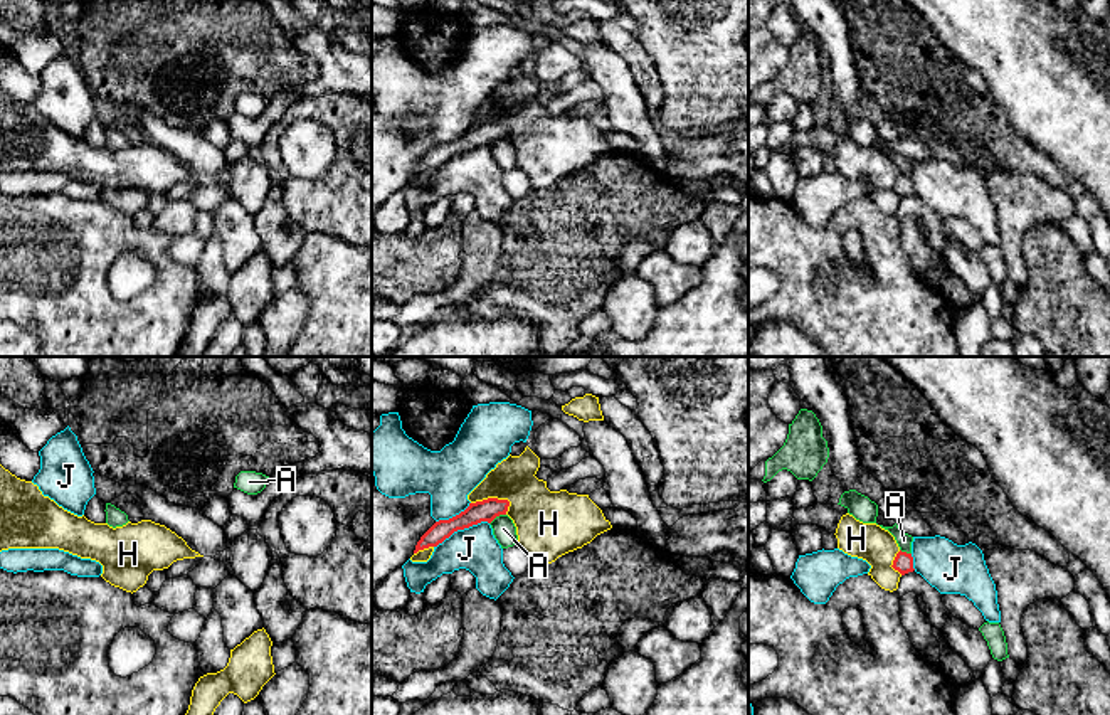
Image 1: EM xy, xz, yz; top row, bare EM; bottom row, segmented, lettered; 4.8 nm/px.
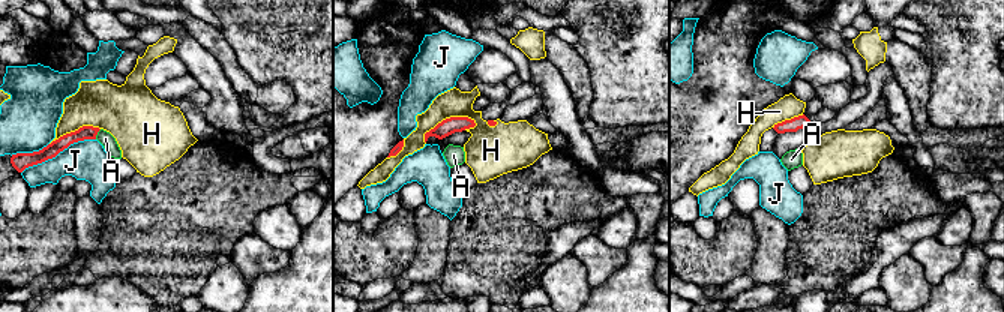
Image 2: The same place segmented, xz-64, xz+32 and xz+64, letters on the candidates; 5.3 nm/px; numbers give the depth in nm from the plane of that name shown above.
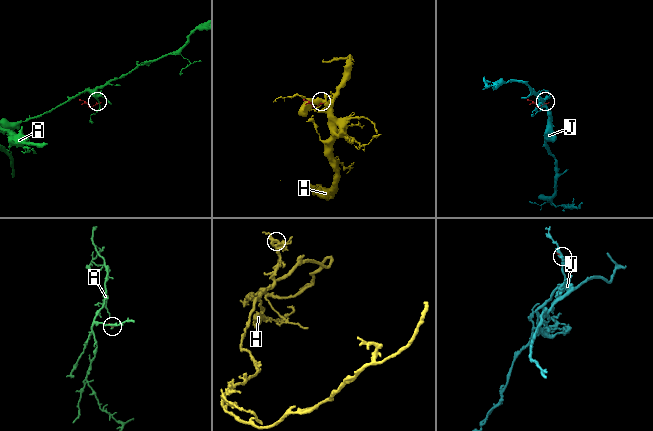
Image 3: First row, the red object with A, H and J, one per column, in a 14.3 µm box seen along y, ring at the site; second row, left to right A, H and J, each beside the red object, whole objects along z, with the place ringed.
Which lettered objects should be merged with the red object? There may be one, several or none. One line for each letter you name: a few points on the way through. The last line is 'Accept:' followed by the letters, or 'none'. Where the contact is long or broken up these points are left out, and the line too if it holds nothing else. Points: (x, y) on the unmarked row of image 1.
Accept: H

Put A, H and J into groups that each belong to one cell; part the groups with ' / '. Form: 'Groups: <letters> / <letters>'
Groups: A / H / J

